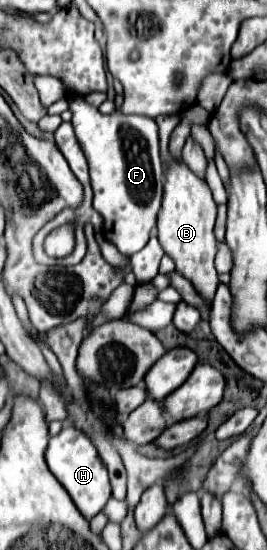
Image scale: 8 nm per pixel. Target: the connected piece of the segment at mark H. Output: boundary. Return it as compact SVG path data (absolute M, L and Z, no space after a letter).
M65 425L59 435L49 439L45 461L51 469L51 473L57 477L57 481L67 489L67 493L71 495L77 509L87 519L93 519L105 507L107 499L111 497L111 485L109 485L105 463L101 461L97 447L89 439L89 435L75 429L73 425Z

